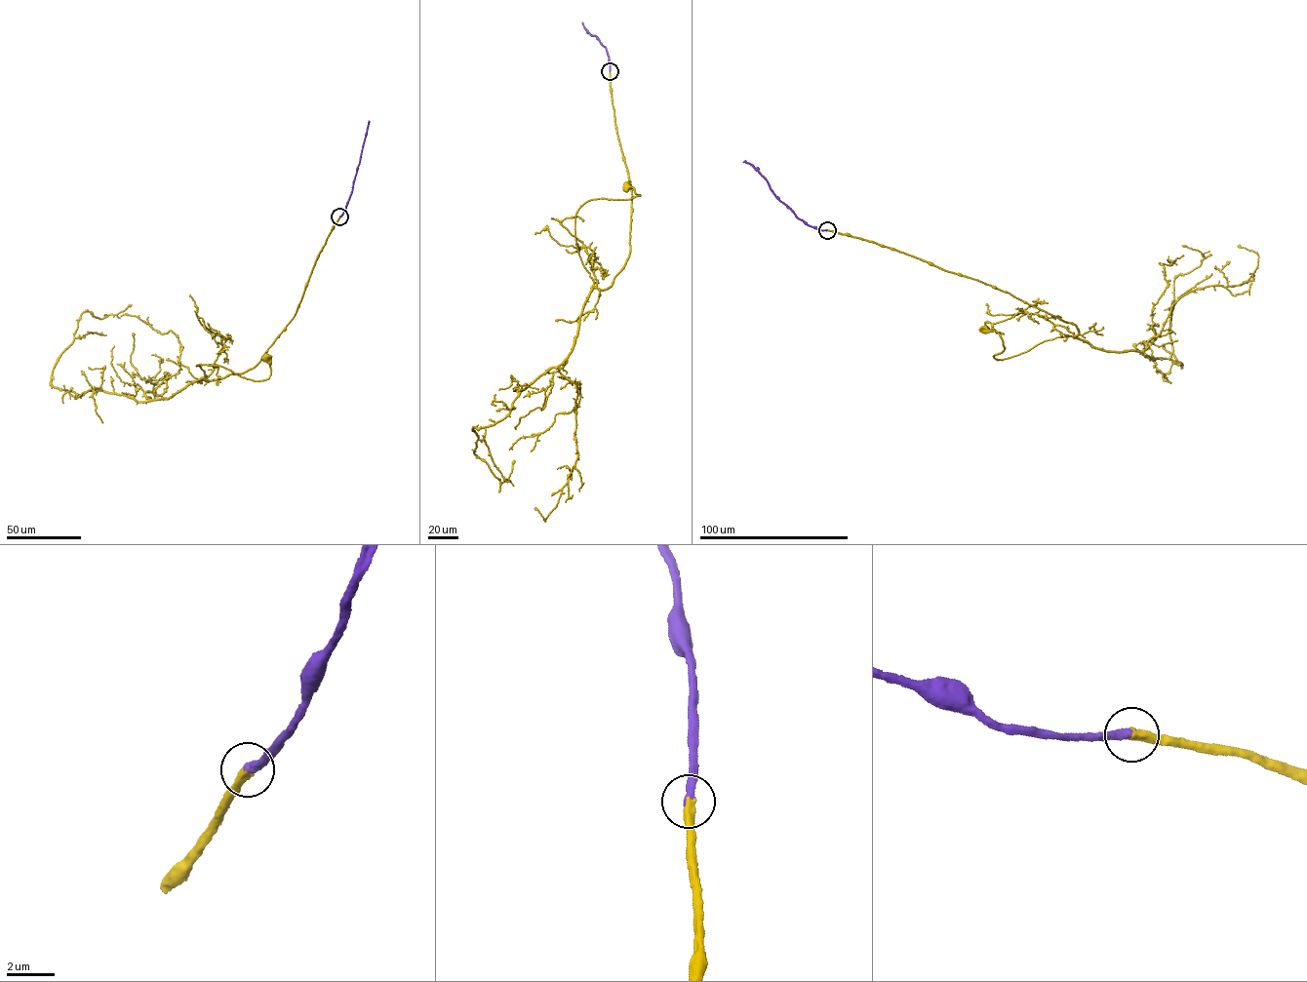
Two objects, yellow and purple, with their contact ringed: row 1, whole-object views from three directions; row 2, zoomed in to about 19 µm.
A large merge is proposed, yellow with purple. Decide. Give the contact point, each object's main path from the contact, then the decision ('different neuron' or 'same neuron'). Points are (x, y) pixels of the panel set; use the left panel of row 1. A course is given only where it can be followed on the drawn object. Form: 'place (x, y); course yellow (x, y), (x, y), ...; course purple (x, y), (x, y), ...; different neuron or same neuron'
place (339, 216); course yellow (339, 216), (296, 313), (259, 362), (211, 380), (196, 366), (219, 366), (257, 381), (269, 377), (264, 357); course purple (339, 216), (350, 196), (369, 121); same neuron

